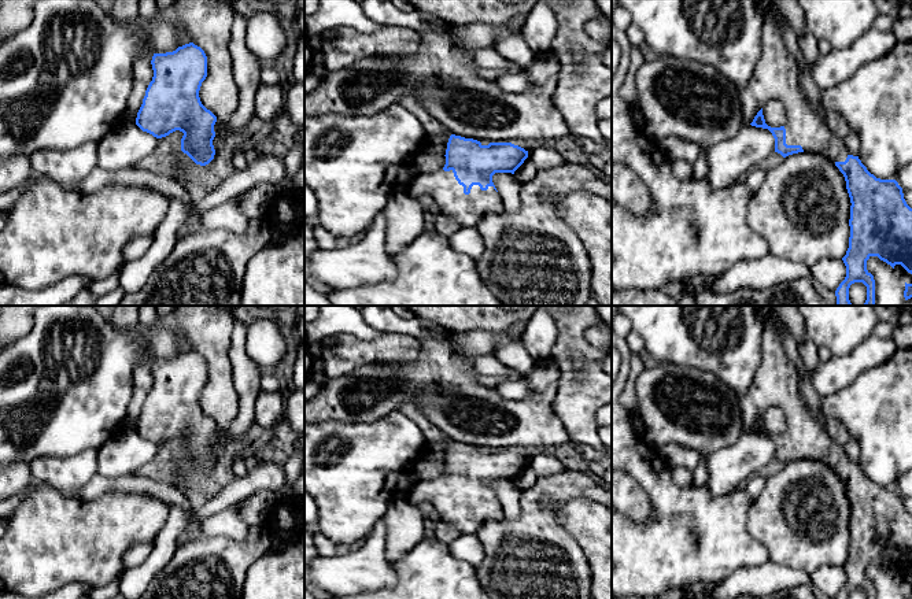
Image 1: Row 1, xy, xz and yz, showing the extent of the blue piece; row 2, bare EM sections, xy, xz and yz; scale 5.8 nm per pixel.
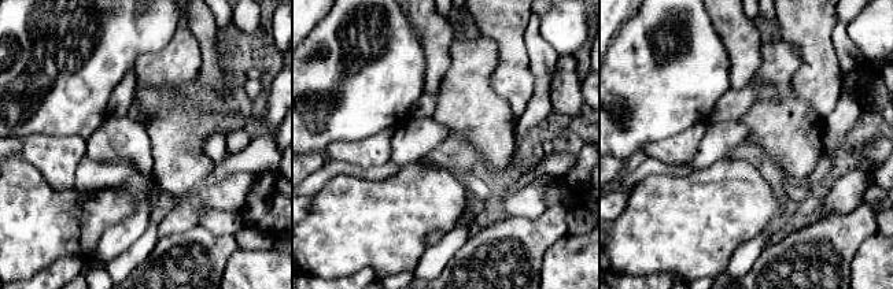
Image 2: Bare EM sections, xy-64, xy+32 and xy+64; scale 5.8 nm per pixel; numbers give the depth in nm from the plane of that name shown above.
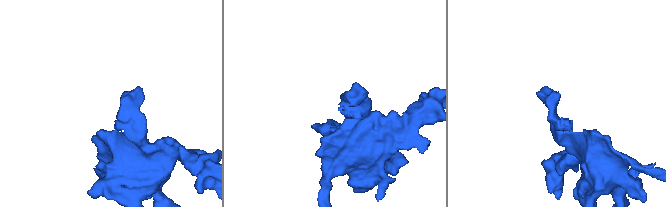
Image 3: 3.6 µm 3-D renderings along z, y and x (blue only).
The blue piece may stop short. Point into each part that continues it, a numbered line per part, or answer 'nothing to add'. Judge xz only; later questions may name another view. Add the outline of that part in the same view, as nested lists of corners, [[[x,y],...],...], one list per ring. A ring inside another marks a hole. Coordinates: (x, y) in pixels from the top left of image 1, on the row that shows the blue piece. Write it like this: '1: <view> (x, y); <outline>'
1: xz (468, 210); [[[453,170],[417,173],[405,188],[411,196],[429,195],[442,210],[442,214],[457,221],[462,228],[477,228],[481,219],[503,210],[502,200],[494,186],[481,191],[473,185],[469,195],[458,184]]]

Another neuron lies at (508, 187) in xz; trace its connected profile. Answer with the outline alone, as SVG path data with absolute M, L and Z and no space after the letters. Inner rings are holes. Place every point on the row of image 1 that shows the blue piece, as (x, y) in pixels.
M495 173L492 182L502 200L502 206L506 211L516 211L521 206L520 192L521 184L514 178L512 173Z

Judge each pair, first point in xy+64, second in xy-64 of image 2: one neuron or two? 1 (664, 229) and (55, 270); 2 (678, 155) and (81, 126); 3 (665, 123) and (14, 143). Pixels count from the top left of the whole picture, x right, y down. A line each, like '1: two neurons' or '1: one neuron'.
1: two neurons
2: two neurons
3: two neurons

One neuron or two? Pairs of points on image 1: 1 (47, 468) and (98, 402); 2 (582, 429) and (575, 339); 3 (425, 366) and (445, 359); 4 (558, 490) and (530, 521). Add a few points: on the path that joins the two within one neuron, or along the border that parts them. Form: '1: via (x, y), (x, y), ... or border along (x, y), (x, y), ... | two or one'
1: border along (87, 448), (69, 455), (39, 455), (30, 463) | two
2: via (582, 407), (582, 399), (590, 391), (590, 361) | one
3: via (429, 366), (440, 363) | one
4: via (547, 490), (534, 500), (534, 510) | one

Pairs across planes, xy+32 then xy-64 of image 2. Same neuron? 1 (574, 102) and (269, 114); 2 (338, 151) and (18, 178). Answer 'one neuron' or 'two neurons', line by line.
1: two neurons
2: two neurons

